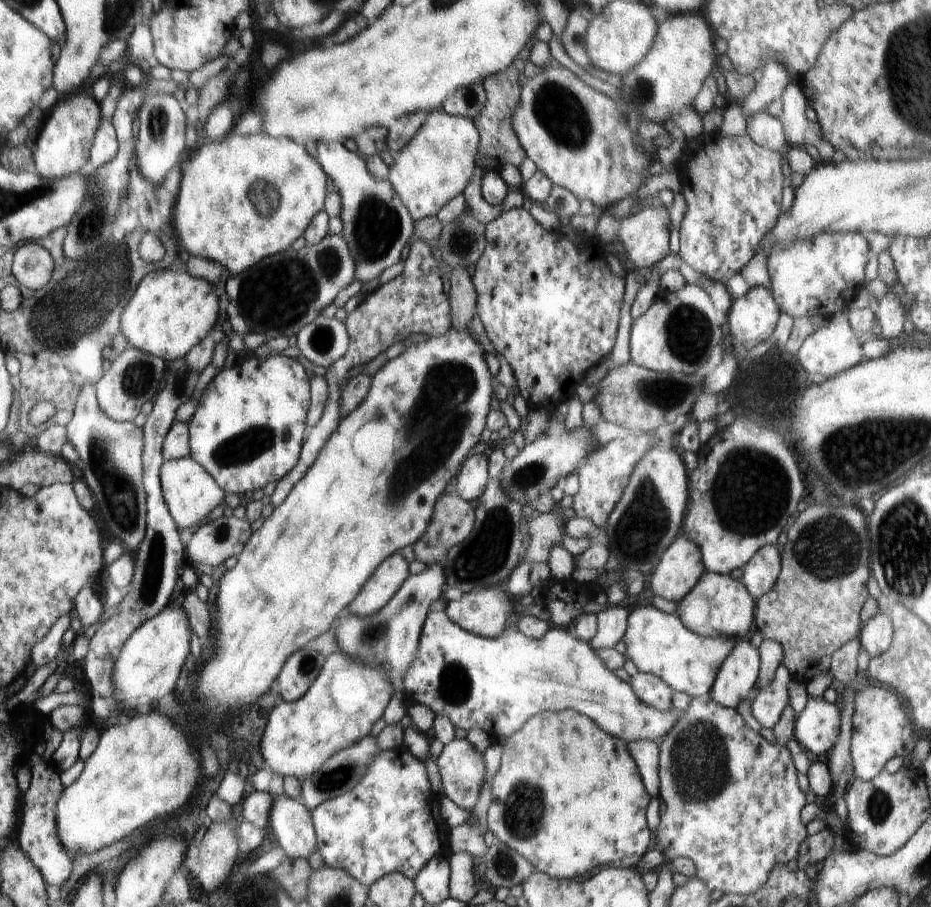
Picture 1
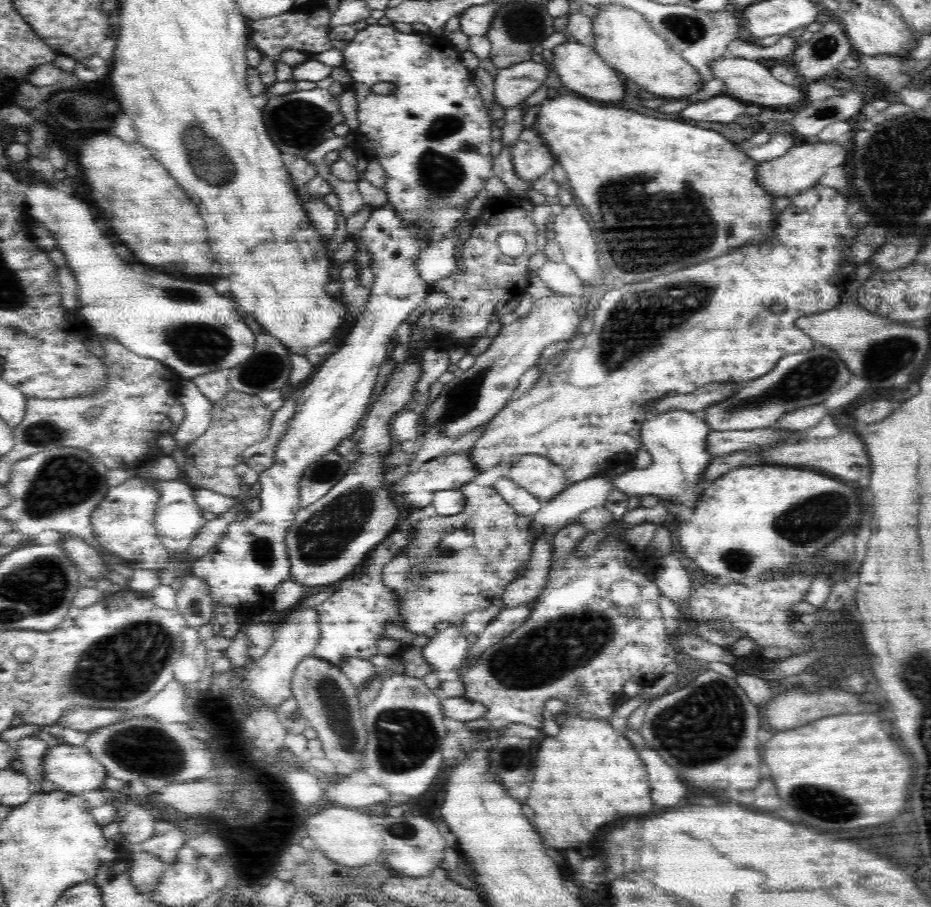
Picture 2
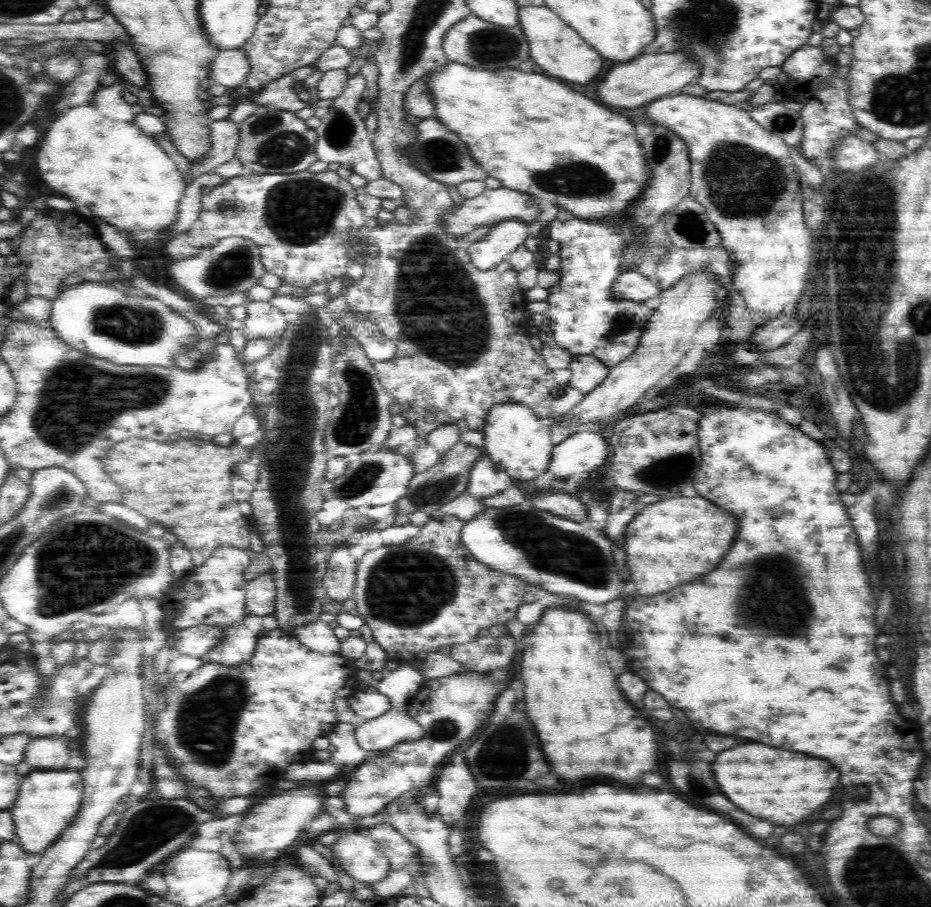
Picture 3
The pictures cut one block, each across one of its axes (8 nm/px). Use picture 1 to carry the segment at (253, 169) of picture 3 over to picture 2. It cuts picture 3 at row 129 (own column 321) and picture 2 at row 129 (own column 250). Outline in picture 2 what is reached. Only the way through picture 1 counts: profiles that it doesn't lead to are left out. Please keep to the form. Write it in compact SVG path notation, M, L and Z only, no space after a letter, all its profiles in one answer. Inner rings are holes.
M328 89L296 91L279 96L269 96L262 119L270 139L280 152L292 156L304 156L310 149L326 140L323 134L336 124L345 122L340 111L339 99L332 97Z

